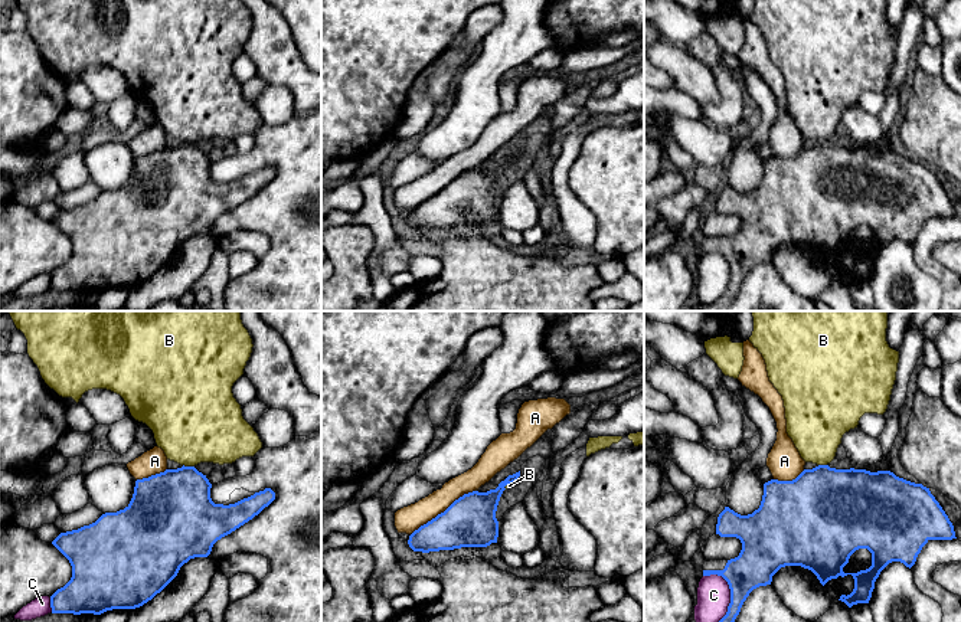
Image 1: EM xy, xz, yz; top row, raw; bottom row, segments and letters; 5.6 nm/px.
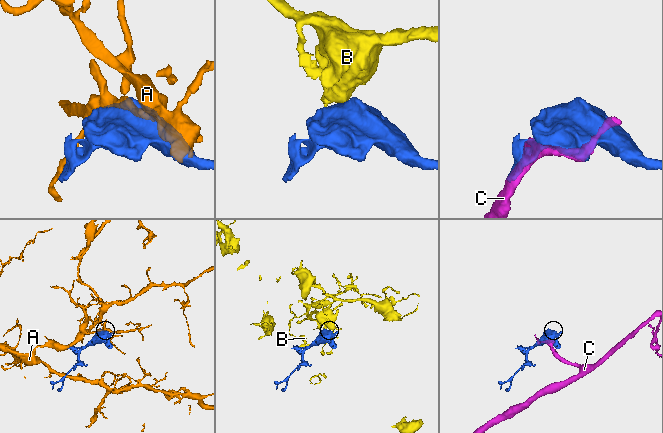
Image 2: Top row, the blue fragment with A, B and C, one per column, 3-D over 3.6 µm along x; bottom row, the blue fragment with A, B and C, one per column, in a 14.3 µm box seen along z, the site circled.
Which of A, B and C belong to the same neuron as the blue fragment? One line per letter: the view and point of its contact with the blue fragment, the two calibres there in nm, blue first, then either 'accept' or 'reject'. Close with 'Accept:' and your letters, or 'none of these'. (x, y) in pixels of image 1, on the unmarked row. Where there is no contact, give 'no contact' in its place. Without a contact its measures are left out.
A: xz (444, 189) | 280/140 nm | reject
B: xy (189, 144) | 440/460 nm | reject
C: yz (728, 285) | 200/190 nm | reject
Accept: none of these

